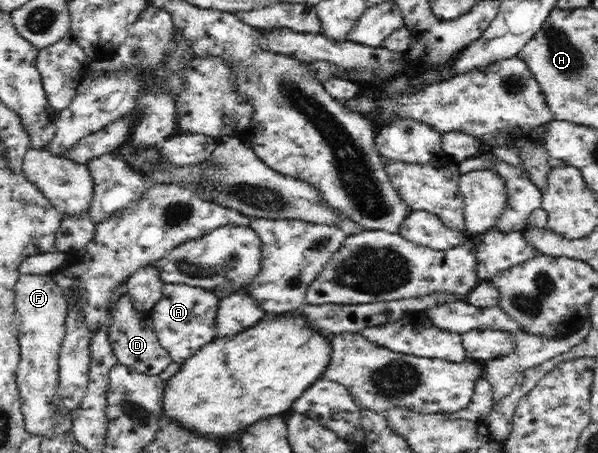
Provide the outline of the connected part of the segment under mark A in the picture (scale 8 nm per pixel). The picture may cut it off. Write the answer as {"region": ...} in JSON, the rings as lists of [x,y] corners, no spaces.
{"region":[[[164,284],[162,291],[161,298],[149,312],[150,322],[161,347],[173,358],[173,362],[183,364],[216,339],[213,320],[220,300],[209,289],[190,284]]]}

